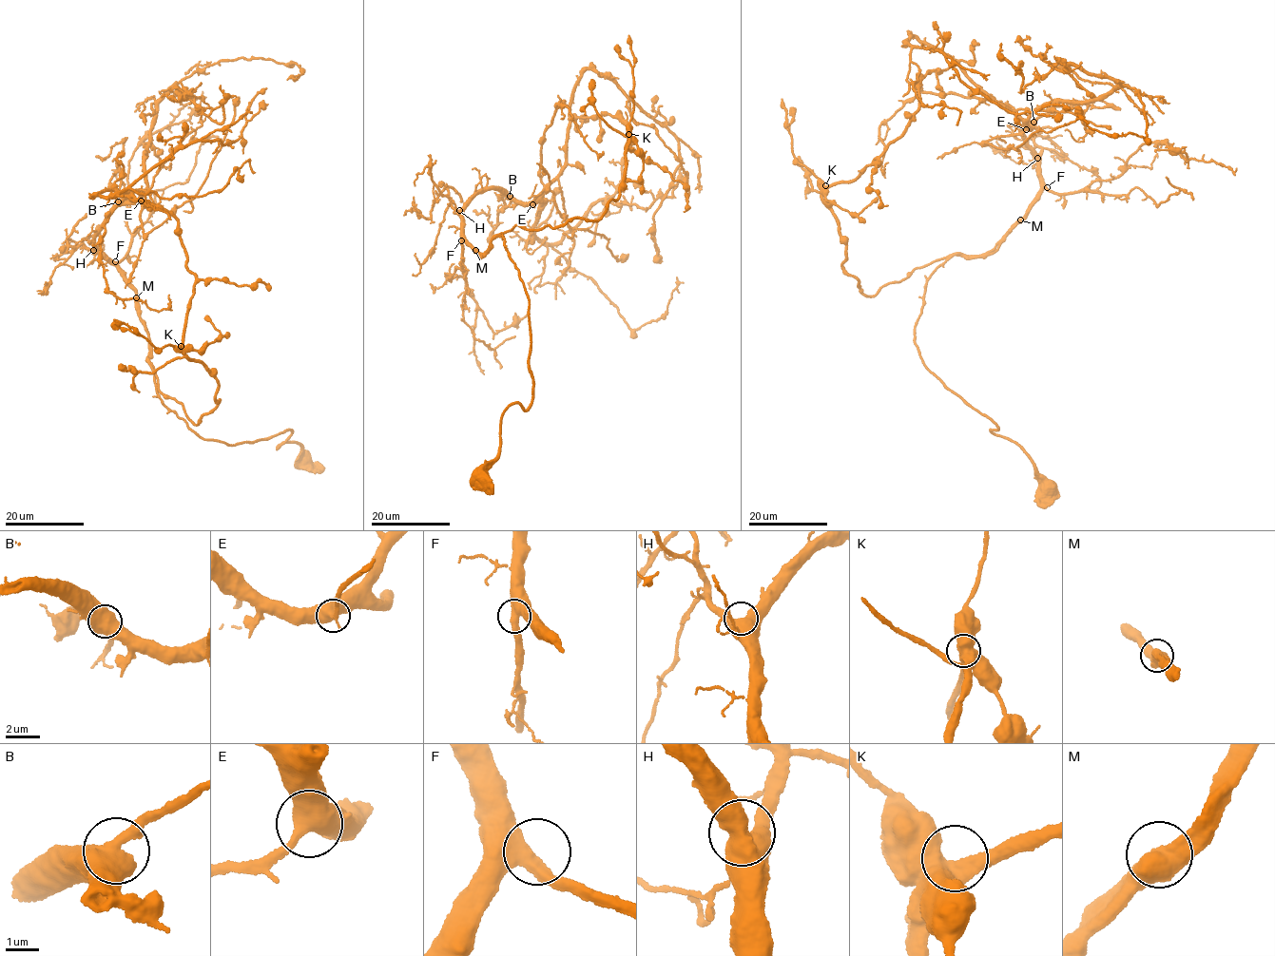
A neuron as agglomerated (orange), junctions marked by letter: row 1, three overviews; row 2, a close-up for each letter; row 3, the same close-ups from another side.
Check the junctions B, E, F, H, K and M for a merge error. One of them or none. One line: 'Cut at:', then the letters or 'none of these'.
Cut at: none of these

